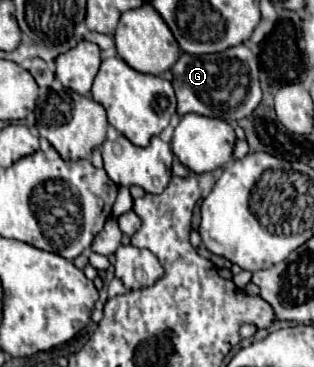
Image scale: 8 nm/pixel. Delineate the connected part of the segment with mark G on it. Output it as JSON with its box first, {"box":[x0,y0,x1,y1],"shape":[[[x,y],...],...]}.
{"box":[173,44,261,120],"shape":[[[245,44],[227,48],[225,52],[193,56],[181,54],[173,72],[173,88],[177,96],[177,114],[183,118],[185,114],[201,114],[209,118],[223,118],[223,120],[241,120],[251,116],[253,110],[261,102],[261,88],[257,78],[257,60],[253,58],[251,50]]]}

